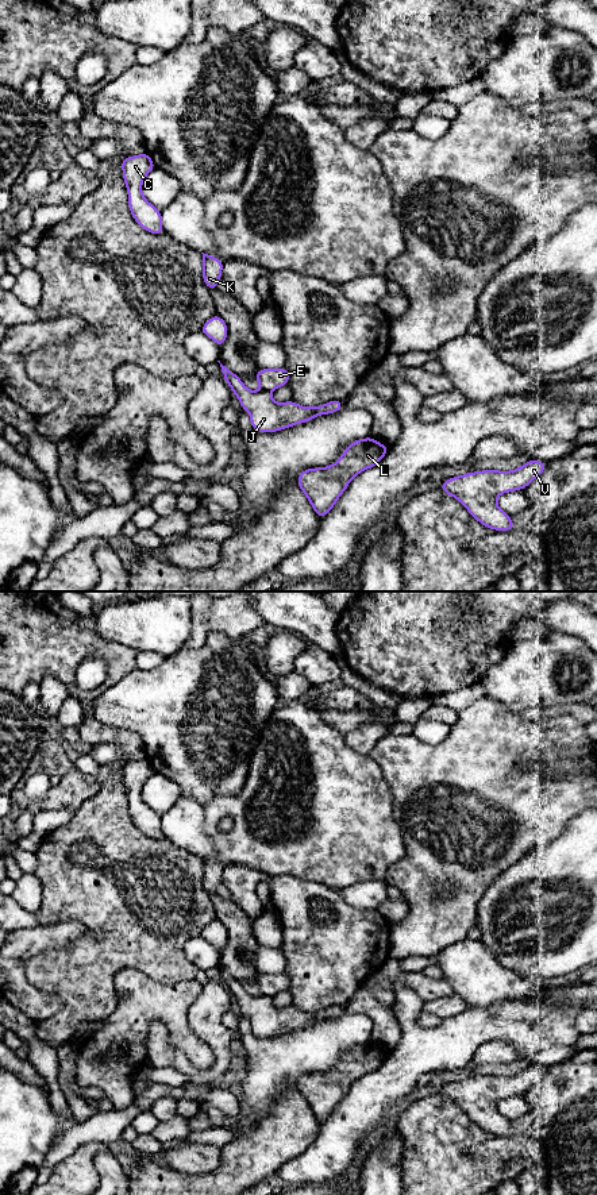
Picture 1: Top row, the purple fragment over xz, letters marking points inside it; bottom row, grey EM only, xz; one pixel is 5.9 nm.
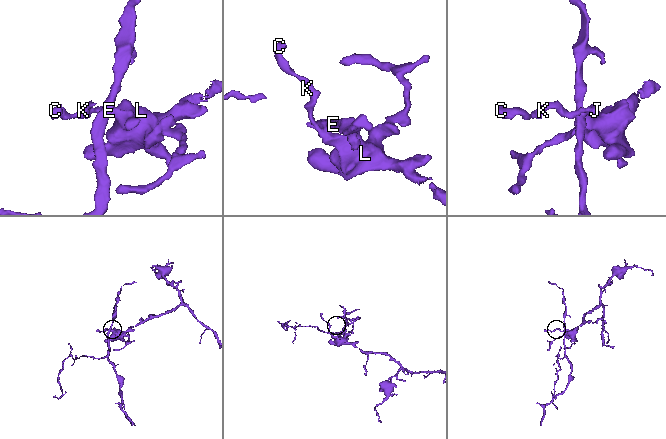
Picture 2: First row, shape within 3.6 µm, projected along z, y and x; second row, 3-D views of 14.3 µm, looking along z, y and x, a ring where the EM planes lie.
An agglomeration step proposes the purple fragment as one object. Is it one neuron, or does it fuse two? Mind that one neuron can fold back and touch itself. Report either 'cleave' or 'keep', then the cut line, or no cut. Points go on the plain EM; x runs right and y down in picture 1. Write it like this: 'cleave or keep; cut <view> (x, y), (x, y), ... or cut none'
cleave; cut xz (261, 994), (269, 997)

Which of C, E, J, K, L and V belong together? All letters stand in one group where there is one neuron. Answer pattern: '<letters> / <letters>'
C J K L V / E

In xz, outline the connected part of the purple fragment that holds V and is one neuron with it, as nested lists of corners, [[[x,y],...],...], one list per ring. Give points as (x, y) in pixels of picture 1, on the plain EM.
[[[529,1064],[512,1076],[482,1075],[454,1082],[439,1094],[461,1106],[482,1130],[494,1136],[512,1136],[515,1130],[511,1121],[497,1111],[498,1100],[523,1095],[542,1080],[546,1071],[546,1067]]]

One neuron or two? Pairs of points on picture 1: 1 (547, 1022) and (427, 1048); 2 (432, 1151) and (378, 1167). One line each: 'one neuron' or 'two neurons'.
1: one neuron
2: two neurons

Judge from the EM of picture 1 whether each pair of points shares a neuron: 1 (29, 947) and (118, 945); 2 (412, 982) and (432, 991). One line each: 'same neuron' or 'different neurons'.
1: different neurons
2: same neuron

